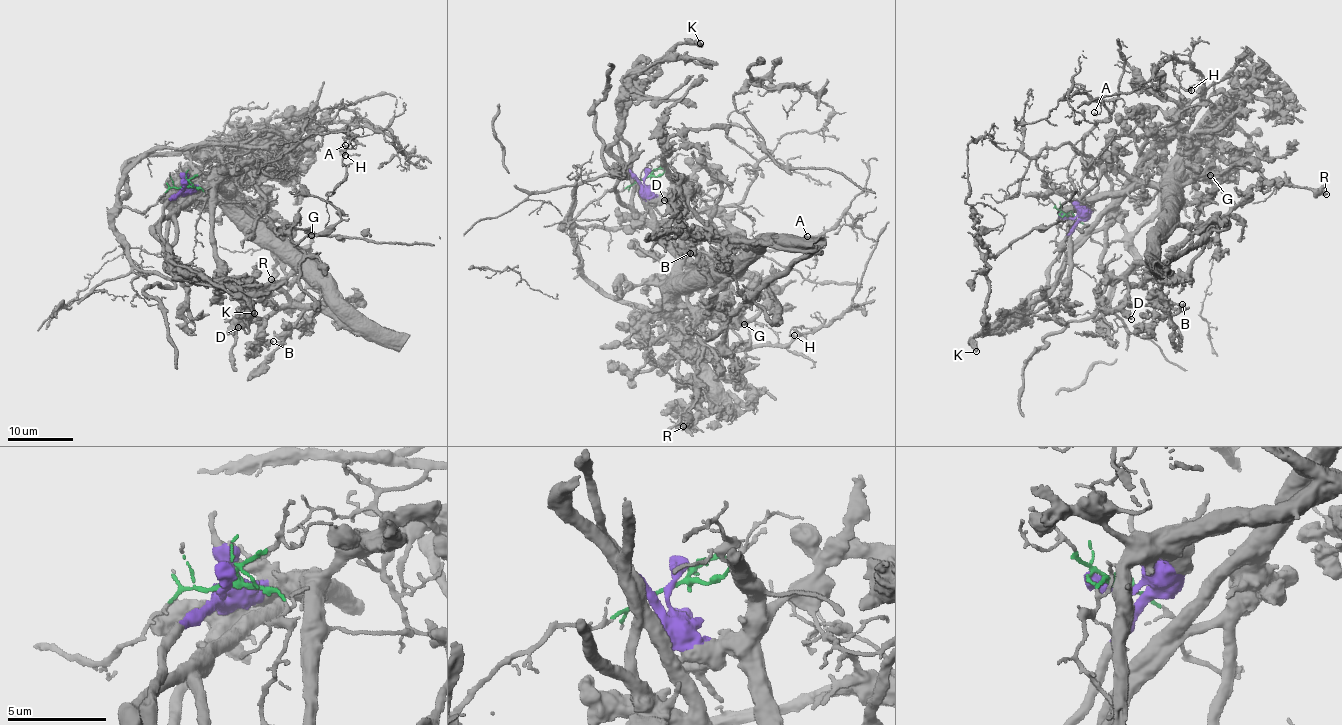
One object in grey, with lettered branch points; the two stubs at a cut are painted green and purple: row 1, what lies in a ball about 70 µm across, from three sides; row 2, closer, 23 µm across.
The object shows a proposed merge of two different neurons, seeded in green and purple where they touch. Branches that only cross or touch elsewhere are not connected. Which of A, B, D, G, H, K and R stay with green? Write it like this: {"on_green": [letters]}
{"on_green": ["A", "H"]}

